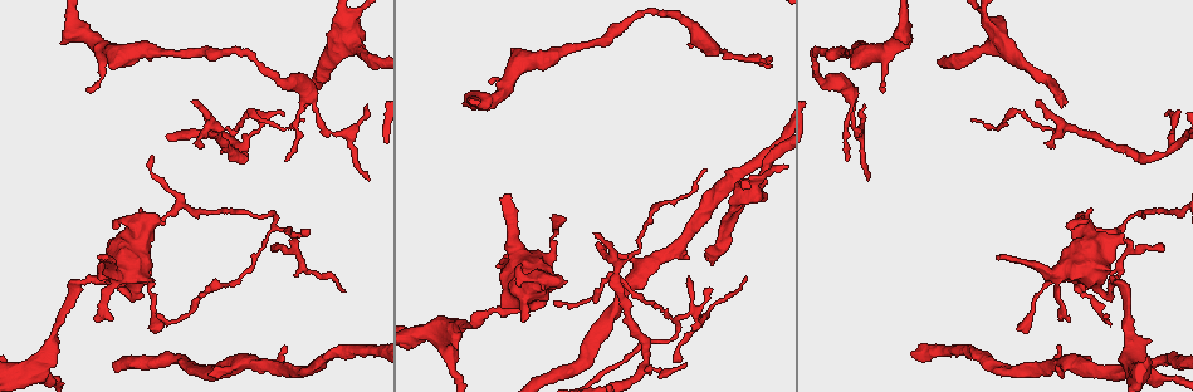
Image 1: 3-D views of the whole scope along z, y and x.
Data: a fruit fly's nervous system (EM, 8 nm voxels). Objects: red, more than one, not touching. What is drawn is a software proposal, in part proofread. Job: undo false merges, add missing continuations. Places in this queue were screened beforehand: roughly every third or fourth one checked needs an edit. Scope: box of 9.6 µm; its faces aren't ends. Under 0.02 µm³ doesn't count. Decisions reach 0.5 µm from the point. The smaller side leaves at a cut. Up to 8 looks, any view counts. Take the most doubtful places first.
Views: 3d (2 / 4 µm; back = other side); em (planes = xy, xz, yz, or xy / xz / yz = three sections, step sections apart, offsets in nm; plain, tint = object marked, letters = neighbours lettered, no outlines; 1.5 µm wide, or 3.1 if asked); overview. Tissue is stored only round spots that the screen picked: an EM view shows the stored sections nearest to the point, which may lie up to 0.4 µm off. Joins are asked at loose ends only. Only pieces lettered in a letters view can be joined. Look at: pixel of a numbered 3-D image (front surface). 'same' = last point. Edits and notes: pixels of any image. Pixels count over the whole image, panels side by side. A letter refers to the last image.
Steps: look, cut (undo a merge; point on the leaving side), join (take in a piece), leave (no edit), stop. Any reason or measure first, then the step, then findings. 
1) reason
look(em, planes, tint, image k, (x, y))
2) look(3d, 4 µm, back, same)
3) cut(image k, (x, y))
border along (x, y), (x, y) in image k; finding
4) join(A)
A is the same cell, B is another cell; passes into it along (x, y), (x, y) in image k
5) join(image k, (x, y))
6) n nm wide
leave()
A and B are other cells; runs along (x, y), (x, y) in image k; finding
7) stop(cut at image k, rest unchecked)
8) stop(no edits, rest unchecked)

free end
look(em, planes, letters, image 1, (567, 282))

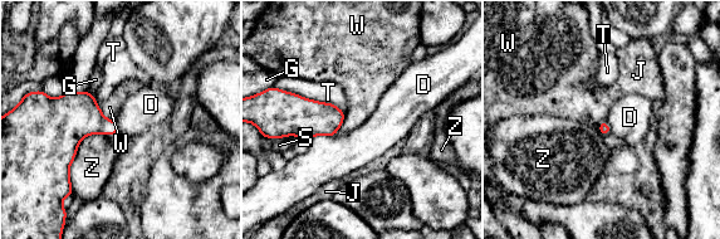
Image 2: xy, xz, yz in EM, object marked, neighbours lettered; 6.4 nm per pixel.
leave()
D, G, J, S, T, W and Z are other cells; border along (334, 135), (316, 135), (310, 138) in image 2; no lettered piece goes on from it

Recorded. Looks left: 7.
thick turns thin
look(3d, 4 µm, image 1, (1112, 285))

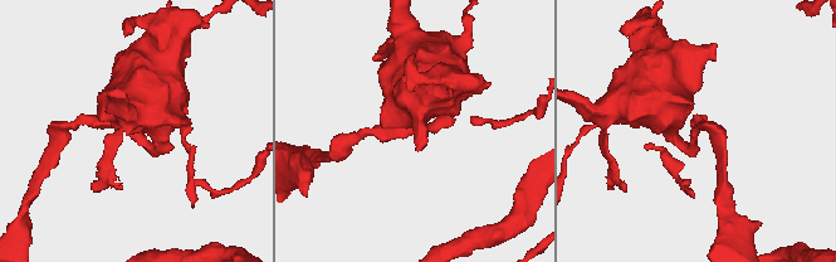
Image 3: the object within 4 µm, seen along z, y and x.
look(em, planes, plain, image 3, (410, 129))

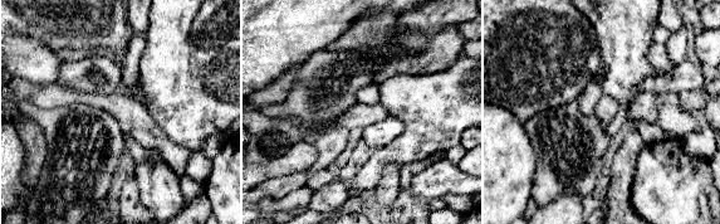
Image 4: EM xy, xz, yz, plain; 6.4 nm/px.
see the neighbours
look(em, planes, letters, same)

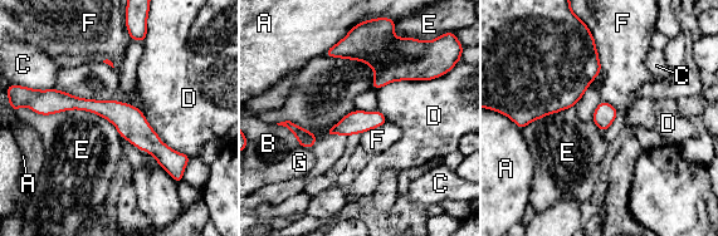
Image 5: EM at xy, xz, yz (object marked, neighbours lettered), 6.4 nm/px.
140 nm wide
leave()
A, B, C, D, E, F and G are other cells; runs along (44, 104), (111, 109), (182, 157) in image 5; one neuron here

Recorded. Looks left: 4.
calibre changes
look(3d, 4 µm, image 1, (511, 231))

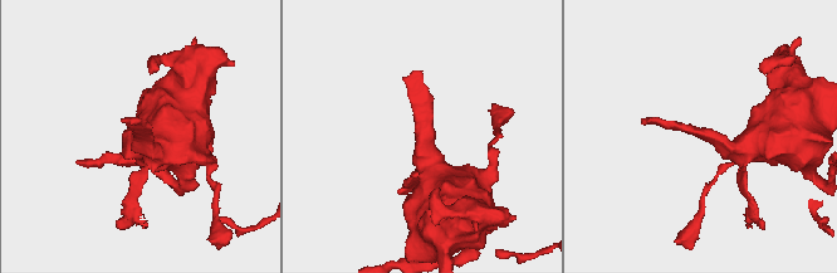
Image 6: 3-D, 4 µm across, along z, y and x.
look(em, planes, letters, image 6, (144, 134))

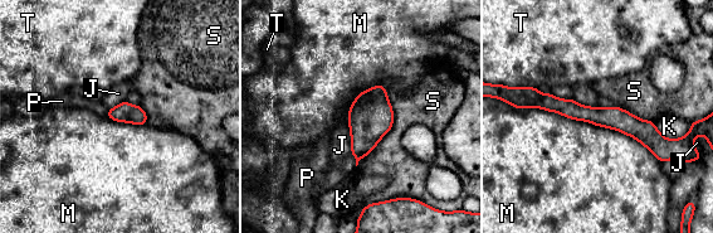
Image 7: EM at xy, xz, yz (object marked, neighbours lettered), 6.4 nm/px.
leave()
J, K, M, P, S and T are other cells; all the same neuron

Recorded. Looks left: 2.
stop(no edits, rest unchecked)

